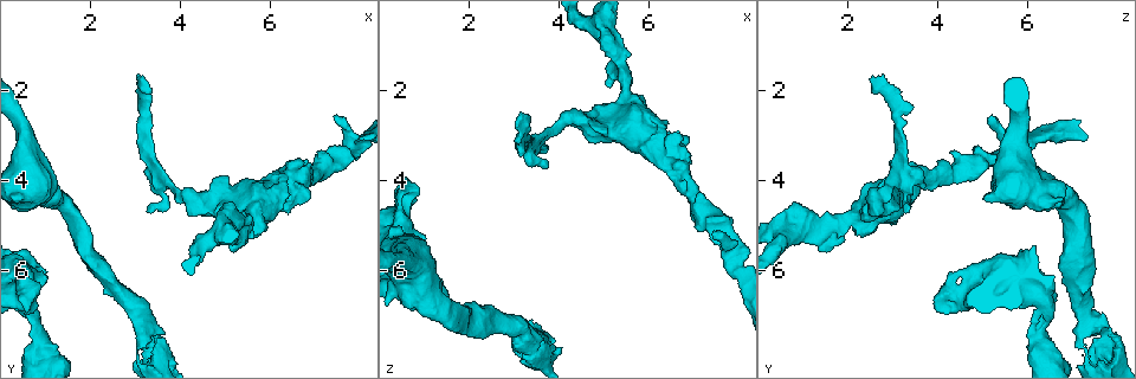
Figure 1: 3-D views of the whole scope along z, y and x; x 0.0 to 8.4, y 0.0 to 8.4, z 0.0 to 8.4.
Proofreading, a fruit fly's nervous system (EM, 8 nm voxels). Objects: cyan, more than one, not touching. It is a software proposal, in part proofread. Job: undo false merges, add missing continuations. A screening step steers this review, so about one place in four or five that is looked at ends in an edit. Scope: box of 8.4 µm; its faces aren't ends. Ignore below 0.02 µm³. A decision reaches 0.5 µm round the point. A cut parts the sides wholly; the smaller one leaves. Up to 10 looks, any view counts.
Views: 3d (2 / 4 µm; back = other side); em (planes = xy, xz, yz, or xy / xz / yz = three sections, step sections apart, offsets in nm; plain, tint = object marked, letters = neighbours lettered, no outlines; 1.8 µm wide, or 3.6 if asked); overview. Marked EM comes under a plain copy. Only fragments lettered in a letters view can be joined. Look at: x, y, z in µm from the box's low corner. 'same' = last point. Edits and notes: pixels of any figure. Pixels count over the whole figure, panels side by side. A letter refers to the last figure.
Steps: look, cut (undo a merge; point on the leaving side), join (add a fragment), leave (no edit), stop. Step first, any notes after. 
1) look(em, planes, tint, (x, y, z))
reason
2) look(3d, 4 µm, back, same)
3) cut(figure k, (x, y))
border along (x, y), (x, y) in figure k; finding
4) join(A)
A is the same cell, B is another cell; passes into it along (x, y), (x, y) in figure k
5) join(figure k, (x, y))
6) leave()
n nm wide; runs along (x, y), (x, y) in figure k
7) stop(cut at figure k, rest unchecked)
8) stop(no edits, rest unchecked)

look(3d, 2 µm, (5.90, 5.15, 2.15))
branch stops here

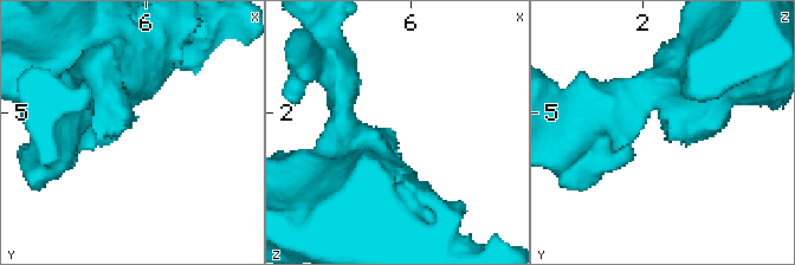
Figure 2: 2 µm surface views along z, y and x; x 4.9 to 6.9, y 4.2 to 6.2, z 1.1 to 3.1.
look(em, planes, letters, (5.84, 5.10, 2.12))

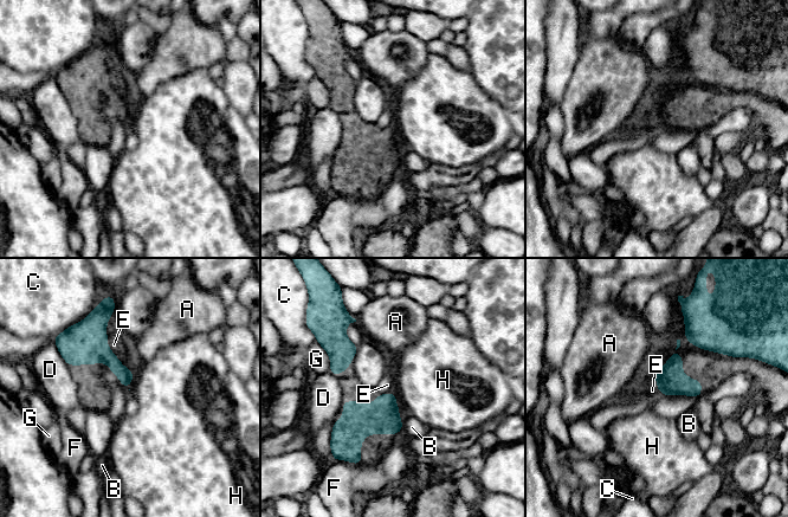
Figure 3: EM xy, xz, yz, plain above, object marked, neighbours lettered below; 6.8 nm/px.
leave()
C touches over 190 nm; A, B, C, D, E, F, G and H are other cells; none of them fits

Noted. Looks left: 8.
look(3d, 2 µm, (7.45, 2.60, 5.30))
an open end

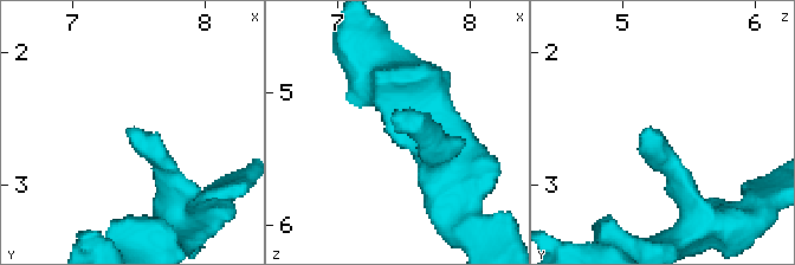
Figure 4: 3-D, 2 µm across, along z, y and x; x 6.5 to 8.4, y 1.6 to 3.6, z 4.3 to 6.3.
look(em, xz, step 8, tint, (7.42, 2.60, 5.26))
shape alone is not enough

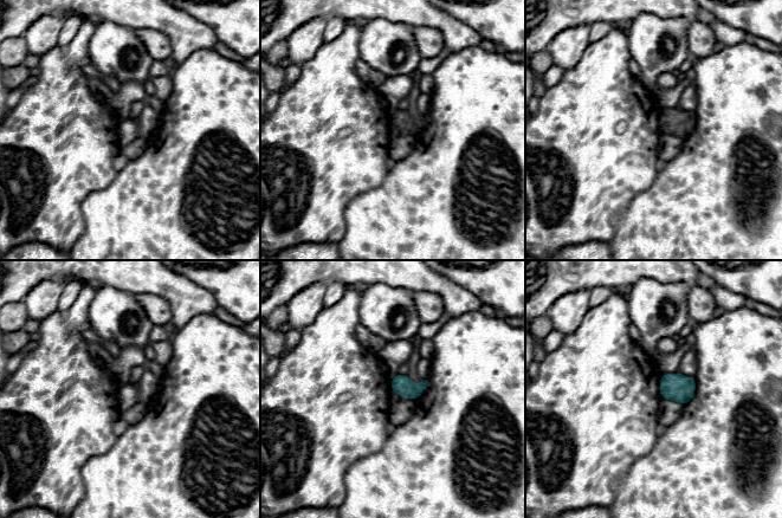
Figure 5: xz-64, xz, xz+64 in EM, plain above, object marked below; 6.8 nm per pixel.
look(em, xz, step 8, letters, same)
see the neighbours

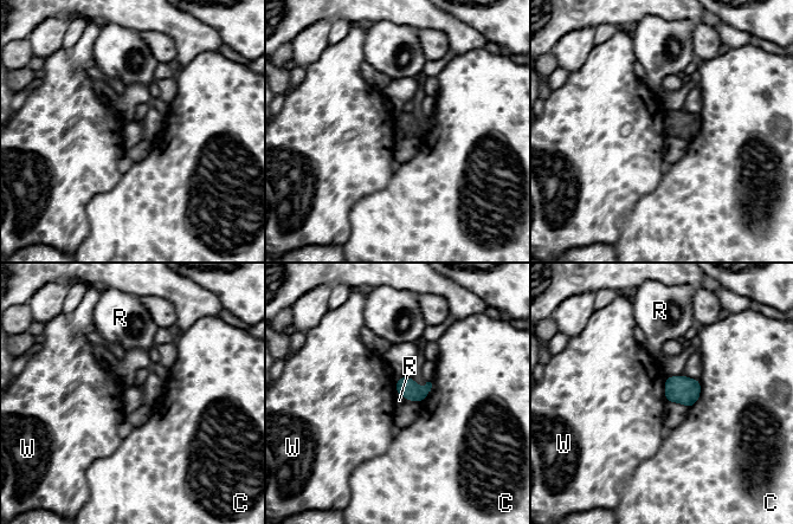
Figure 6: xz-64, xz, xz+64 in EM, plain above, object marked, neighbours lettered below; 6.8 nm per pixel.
leave()
C, R and W are other cells; border along (397, 392), (406, 400) in figure 6; none of them fits

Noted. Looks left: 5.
look(3d, 4 µm, (3.05, 1.70, 2.80))
branch stops here

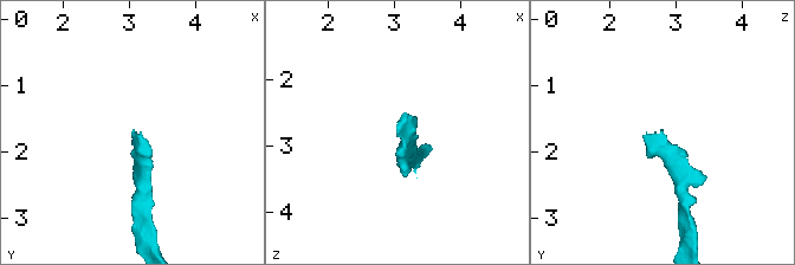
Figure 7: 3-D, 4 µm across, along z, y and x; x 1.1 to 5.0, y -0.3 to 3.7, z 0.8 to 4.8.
look(em, planes, letters, (3.05, 1.70, 2.75))

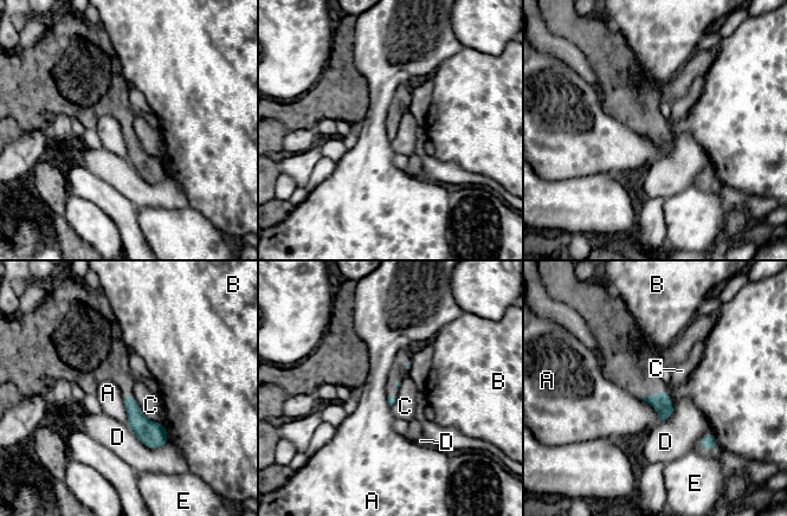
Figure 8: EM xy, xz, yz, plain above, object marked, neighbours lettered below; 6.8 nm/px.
leave()
D touches over 320 nm; A, B, C, D and E are other cells; border along (640, 398), (656, 410), (658, 421) in figure 8; no lettered fragment goes on from it

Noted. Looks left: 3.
look(3d, 4 µm, (0.95, 4.25, 6.50))
calibre changes

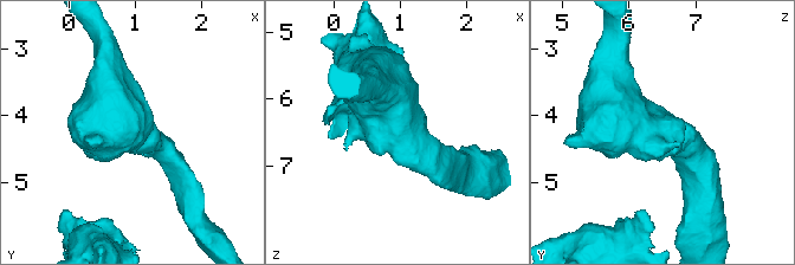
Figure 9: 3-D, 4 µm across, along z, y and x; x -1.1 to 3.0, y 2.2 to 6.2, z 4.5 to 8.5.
look(em, planes, tint, (1.00, 4.20, 6.45))

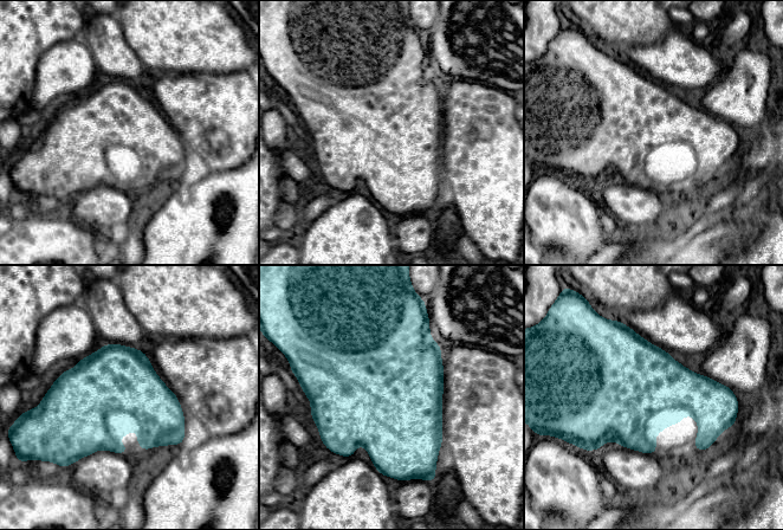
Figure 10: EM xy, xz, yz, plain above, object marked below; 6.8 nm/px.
look(em, planes, letters, same)
see the neighbours

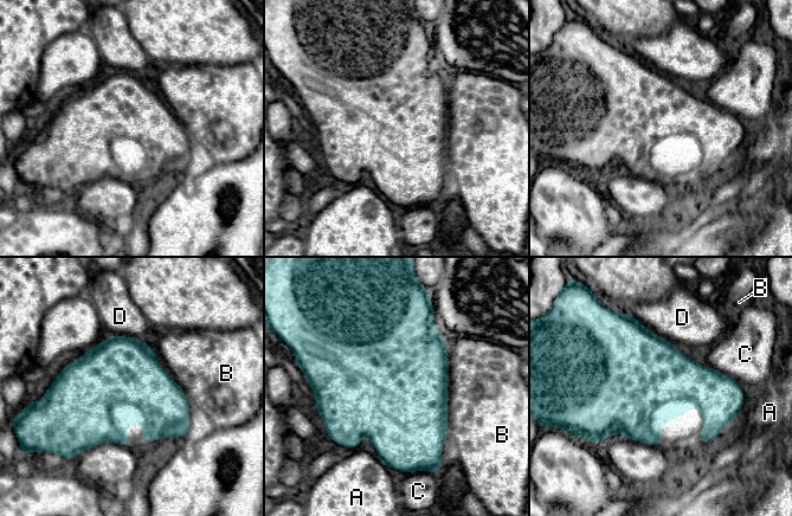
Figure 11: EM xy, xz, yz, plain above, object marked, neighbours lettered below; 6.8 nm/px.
leave()
A, B, C and D are other cells; border along (448, 394), (448, 436), (439, 459) in figure 11; one neuron here

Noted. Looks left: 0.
stop(no edits, rest unchecked)

